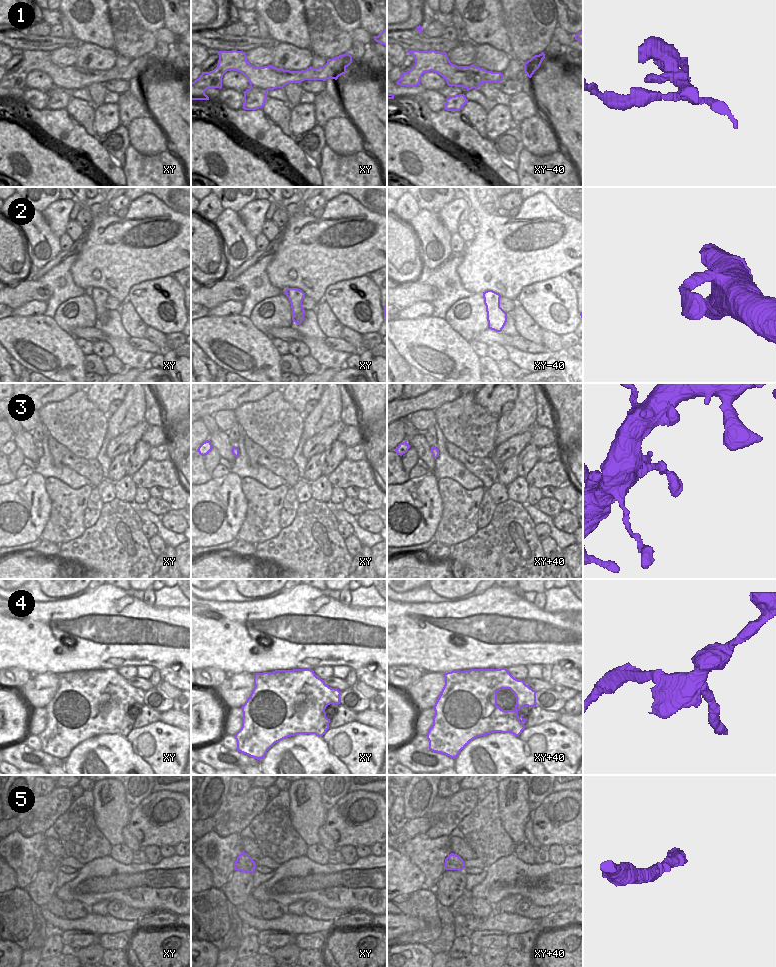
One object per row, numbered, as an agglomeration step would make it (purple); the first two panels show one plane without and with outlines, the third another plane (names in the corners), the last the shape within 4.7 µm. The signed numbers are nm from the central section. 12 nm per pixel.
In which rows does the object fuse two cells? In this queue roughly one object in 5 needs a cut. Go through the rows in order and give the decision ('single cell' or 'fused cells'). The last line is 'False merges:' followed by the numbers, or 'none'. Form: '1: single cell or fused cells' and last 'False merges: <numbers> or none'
1: fused cells
2: single cell
3: single cell
4: fused cells
5: single cell
False merges: 1, 4

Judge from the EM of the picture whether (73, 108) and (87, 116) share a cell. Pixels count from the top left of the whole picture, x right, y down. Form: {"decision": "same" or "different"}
{"decision": "same"}

